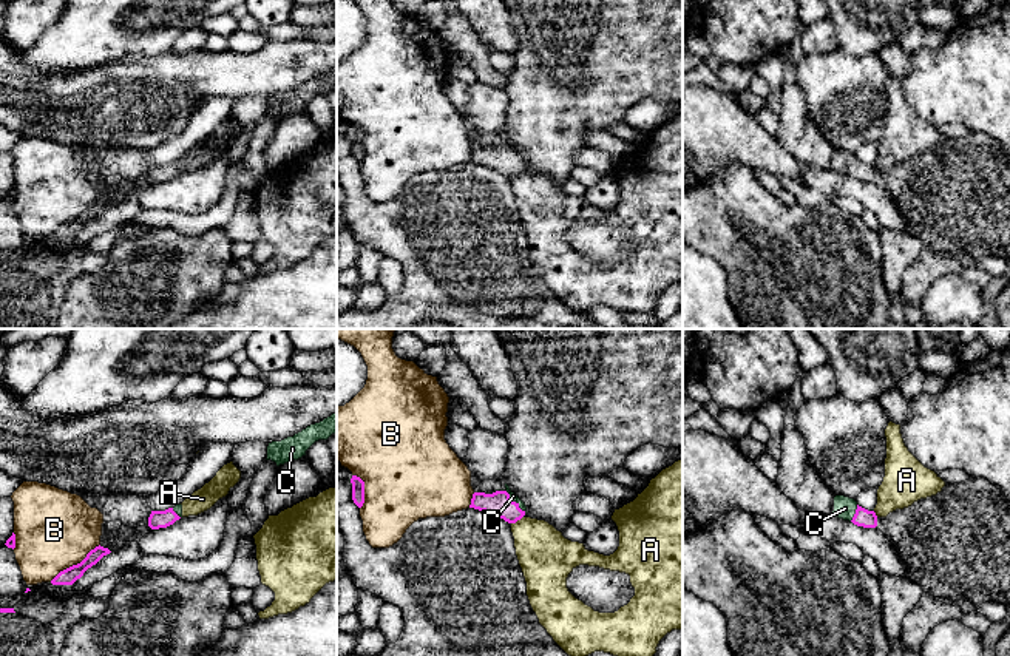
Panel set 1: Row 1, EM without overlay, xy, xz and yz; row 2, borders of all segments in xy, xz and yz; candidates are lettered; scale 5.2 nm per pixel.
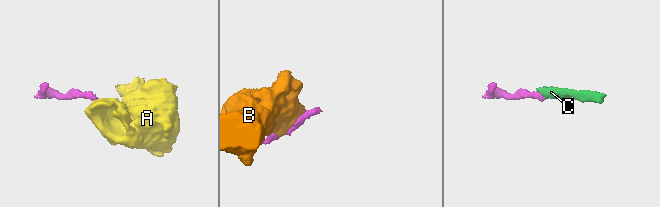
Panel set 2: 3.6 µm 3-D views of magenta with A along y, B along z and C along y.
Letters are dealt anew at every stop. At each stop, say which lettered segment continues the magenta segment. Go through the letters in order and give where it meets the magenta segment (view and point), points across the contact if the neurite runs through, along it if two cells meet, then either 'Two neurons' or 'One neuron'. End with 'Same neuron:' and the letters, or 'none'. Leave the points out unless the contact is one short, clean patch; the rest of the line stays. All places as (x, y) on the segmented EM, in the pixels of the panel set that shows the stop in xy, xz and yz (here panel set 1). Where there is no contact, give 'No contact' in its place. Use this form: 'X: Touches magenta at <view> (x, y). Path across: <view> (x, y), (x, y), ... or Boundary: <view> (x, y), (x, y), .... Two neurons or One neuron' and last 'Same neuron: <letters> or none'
A: Touches magenta at xz (516, 520). Boundary: xz (522, 516), (511, 524). Two neurons
B: Touches magenta at xy (74, 565). Two neurons
C: Touches magenta at xz (515, 502). Path across: xz (499, 503), (515, 502), (513, 496). One neuron
Same neuron: C

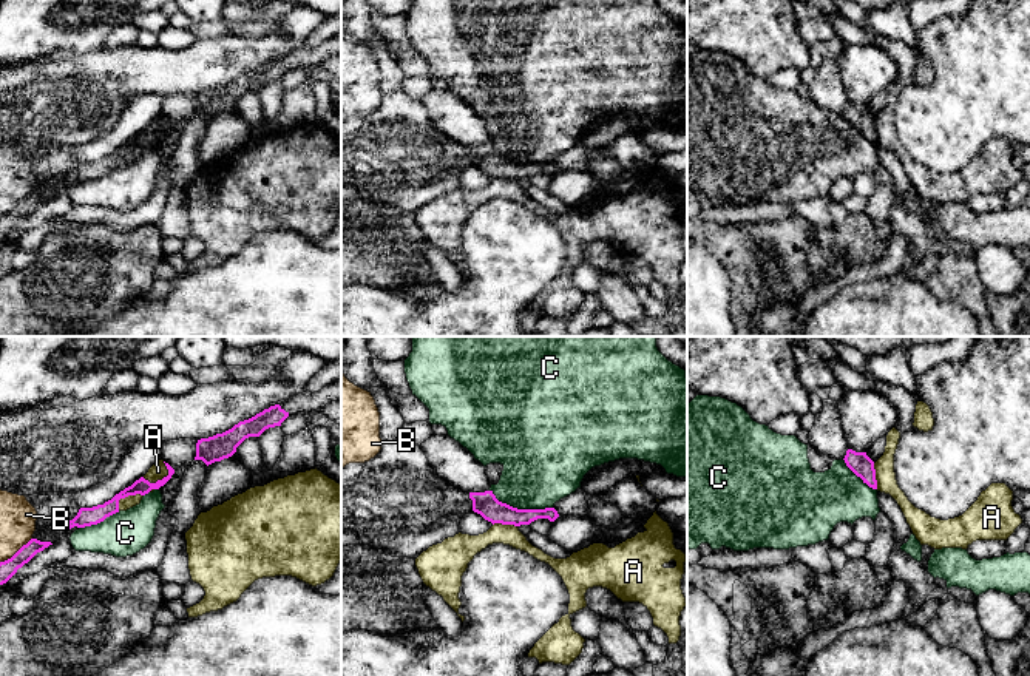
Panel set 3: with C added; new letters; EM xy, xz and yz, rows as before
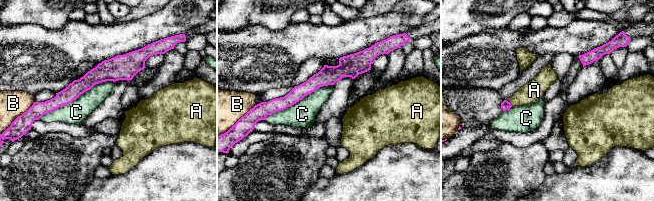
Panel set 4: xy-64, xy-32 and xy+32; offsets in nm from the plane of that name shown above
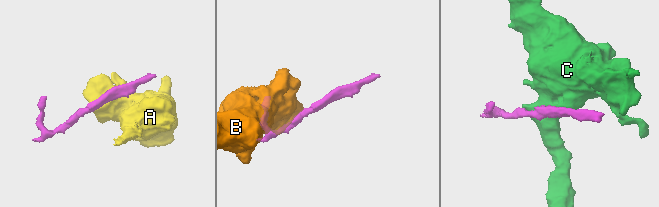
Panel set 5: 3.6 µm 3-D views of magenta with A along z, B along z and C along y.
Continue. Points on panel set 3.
A: Touches magenta at xy (158, 480). Two neurons
B: Touches magenta at xy (17, 551). Two neurons
C: Touches magenta at xz (521, 510). Two neurons
Same neuron: none

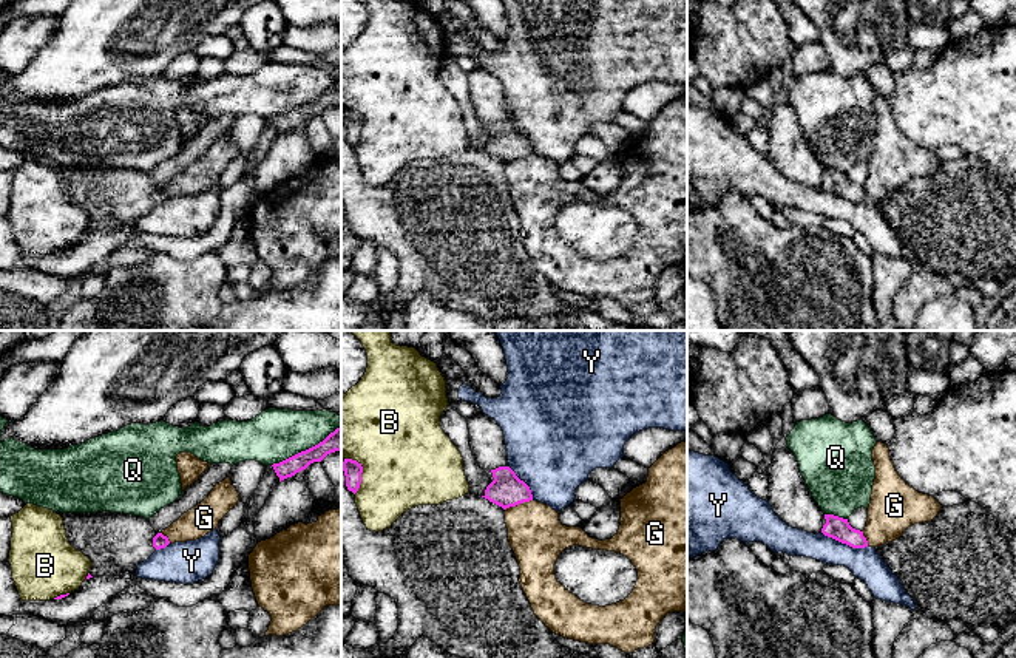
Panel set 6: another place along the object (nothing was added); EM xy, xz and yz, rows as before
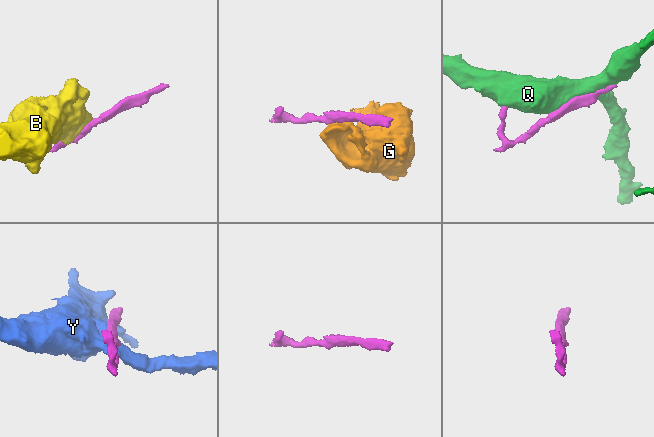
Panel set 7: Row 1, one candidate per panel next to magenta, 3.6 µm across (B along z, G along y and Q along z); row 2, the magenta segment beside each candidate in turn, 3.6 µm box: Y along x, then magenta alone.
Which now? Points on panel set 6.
B: Touches magenta at xz (362, 471). Two neurons
G: Touches magenta at xz (518, 504). Two neurons
Q: Touches magenta at xy (306, 450). Two neurons
Y: Touches magenta at yz (845, 542). Two neurons
Same neuron: none

